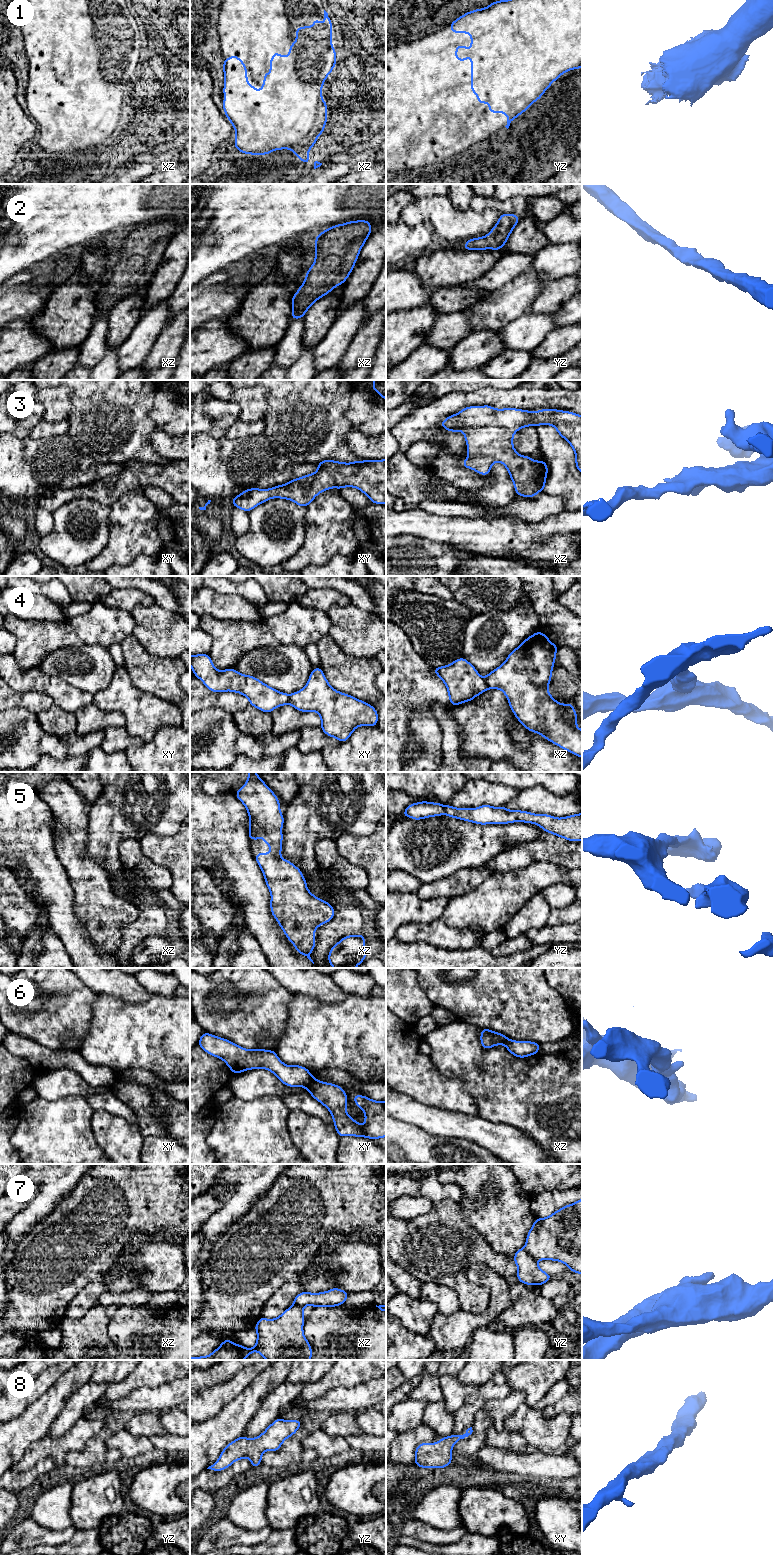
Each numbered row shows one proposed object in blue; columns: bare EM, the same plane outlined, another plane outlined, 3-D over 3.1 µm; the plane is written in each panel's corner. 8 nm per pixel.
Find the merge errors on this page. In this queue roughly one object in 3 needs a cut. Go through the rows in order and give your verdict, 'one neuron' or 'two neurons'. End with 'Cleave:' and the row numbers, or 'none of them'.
1: one neuron
2: one neuron
3: one neuron
4: two neurons
5: one neuron
6: two neurons
7: two neurons
8: one neuron
Cleave: 4, 6, 7

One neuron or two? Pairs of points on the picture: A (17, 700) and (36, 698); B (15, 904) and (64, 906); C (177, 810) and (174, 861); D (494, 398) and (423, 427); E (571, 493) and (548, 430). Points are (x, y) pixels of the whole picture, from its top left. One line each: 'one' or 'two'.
A: one
B: two
C: two
D: one
E: one

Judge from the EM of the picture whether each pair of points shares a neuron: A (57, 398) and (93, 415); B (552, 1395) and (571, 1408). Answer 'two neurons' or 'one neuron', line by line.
A: two neurons
B: two neurons

